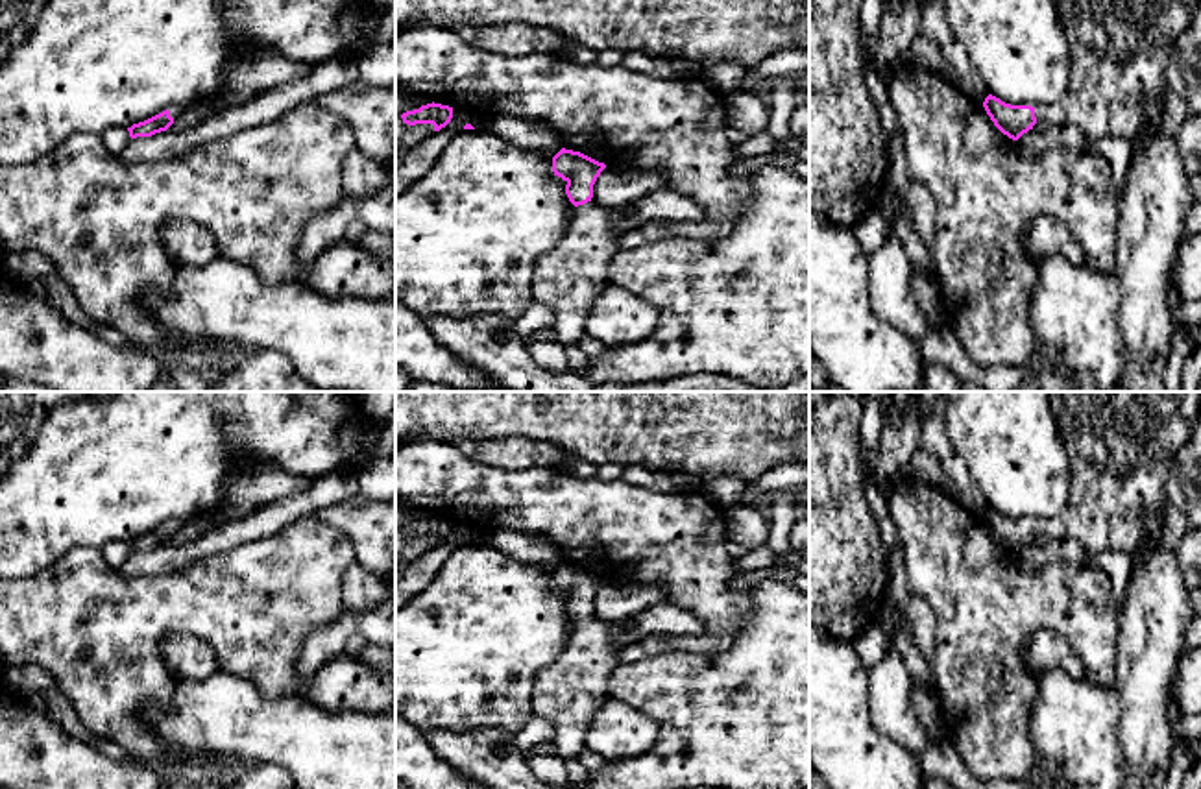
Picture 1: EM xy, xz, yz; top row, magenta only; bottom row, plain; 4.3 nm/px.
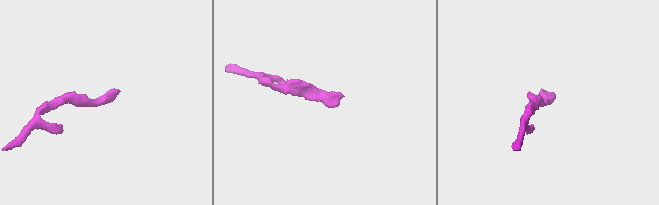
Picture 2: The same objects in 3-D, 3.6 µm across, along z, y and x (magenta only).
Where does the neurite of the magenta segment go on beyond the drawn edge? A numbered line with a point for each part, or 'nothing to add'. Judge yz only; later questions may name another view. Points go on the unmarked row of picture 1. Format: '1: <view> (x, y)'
1: yz (1120, 446)

